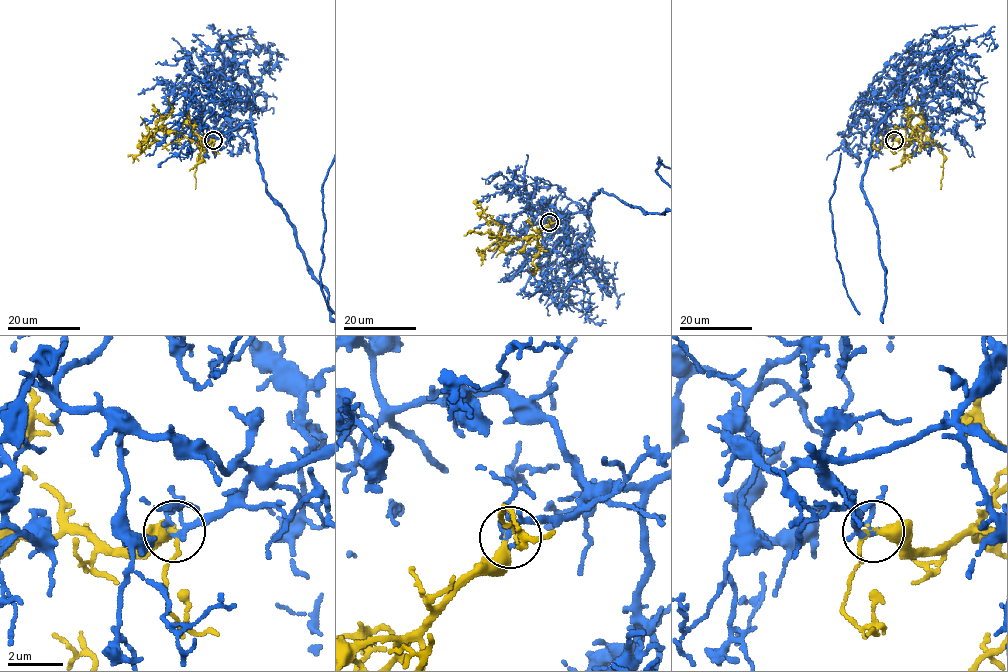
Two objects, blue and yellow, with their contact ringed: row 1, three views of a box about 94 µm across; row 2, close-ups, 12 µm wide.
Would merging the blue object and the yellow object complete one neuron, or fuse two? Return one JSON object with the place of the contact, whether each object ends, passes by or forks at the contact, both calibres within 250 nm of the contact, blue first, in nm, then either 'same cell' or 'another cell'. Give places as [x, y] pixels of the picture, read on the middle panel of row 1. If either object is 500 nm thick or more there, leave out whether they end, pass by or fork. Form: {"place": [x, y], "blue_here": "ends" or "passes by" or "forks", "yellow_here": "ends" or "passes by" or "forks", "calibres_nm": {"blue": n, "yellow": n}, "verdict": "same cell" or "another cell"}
{"place": [549, 222], "blue_here": "passes by", "yellow_here": "passes by", "calibres_nm": {"blue": 190, "yellow": 280}, "verdict": "same cell"}

